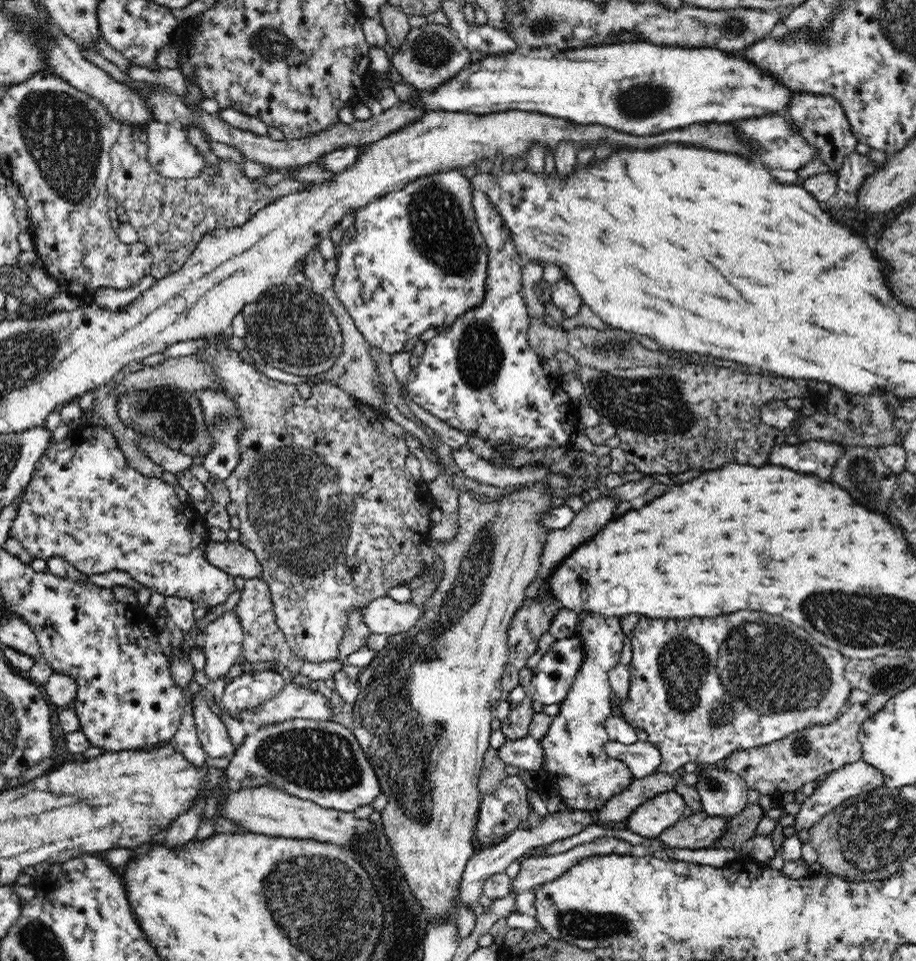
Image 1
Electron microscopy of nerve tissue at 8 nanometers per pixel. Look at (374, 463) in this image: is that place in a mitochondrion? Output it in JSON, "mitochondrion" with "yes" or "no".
{"mitochondrion":"no"}

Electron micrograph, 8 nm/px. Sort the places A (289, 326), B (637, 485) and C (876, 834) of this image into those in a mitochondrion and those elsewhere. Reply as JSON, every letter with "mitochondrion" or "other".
{"A":"mitochondrion","B":"other","C":"mitochondrion"}

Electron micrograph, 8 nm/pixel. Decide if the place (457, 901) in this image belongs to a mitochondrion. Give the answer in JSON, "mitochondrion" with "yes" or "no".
{"mitochondrion":"no"}

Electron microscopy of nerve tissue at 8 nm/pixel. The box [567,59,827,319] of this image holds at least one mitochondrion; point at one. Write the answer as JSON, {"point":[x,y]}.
{"point":[640,99]}

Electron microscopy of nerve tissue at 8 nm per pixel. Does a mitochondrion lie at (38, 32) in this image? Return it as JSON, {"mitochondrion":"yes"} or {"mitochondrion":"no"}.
{"mitochondrion":"no"}

